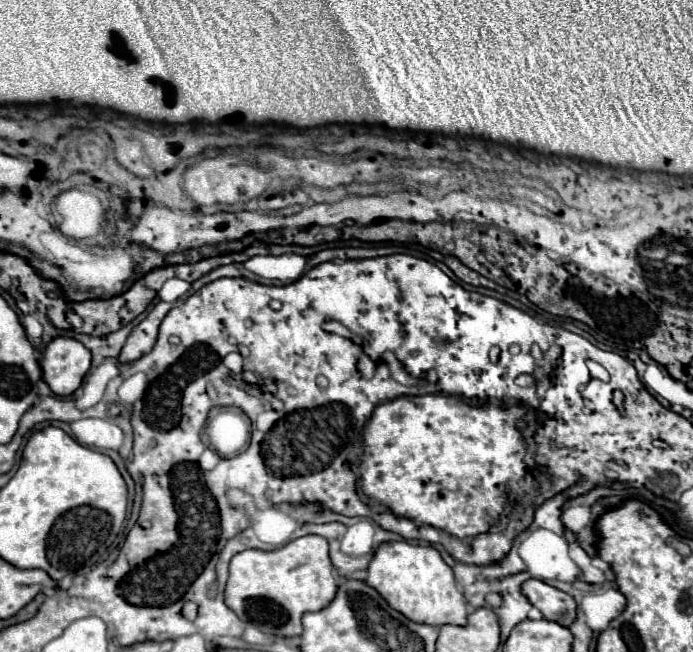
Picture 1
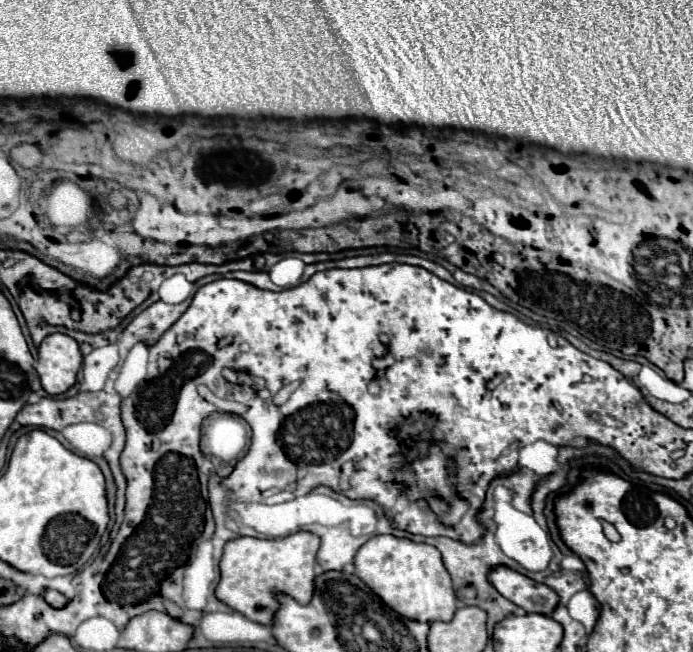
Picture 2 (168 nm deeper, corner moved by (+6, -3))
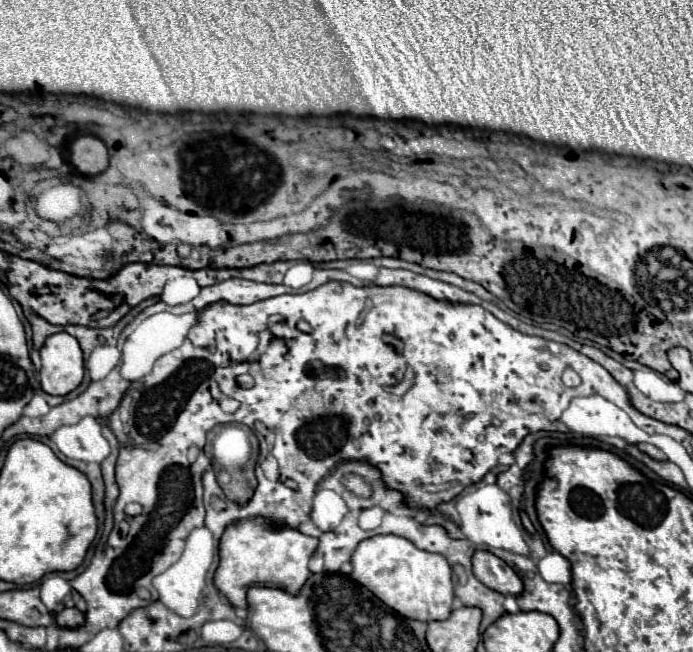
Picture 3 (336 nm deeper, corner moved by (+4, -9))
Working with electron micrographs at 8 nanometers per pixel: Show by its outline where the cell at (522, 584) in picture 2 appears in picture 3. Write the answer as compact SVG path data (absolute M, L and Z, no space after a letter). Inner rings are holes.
M475 550L471 556L473 564L473 574L485 584L491 586L493 590L499 590L501 594L519 594L523 590L521 578L515 574L511 566L507 566L501 558L487 550Z

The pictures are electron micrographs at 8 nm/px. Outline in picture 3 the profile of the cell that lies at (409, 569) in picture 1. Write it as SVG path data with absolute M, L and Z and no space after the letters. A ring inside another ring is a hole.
M377 534L359 542L351 556L351 564L351 578L401 616L423 622L449 618L453 604L453 578L451 566L441 554L419 550L407 538L395 534Z

